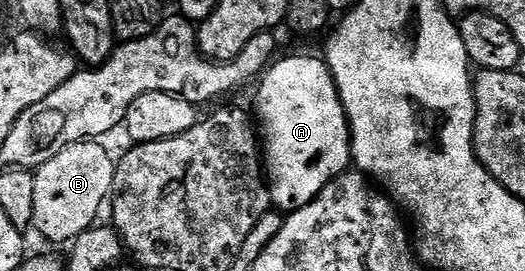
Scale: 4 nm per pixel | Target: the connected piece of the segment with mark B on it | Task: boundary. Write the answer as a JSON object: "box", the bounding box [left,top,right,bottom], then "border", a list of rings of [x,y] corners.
{"box":[33,140,116,243],"border":[[[98,140],[78,141],[34,170],[33,229],[51,241],[70,243],[96,224],[99,208],[111,196],[116,162]]]}

